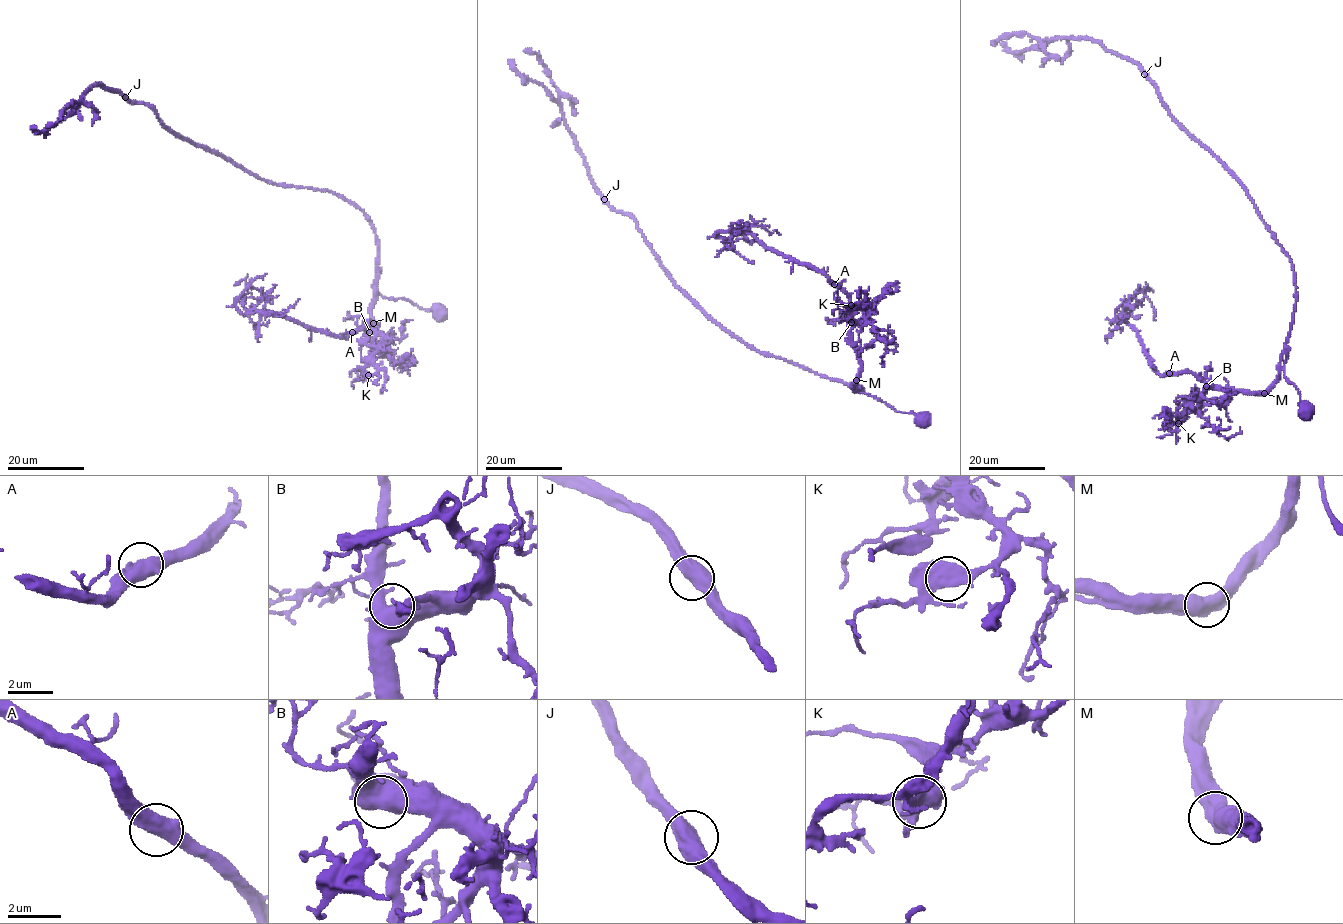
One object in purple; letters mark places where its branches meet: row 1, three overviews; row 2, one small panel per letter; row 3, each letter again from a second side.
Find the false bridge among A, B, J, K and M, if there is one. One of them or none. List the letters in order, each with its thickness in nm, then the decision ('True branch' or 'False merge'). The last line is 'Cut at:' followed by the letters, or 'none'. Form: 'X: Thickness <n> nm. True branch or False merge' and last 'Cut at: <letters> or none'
A: Thickness 550 nm. True branch
B: Thickness 600 nm. True branch
J: Thickness 550 nm. True branch
K: Thickness 650 nm. True branch
M: Thickness 600 nm. True branch
Cut at: none

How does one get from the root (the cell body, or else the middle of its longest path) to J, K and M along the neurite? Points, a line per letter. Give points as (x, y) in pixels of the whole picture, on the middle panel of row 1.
J: (922, 420), (857, 392), (859, 386), (765, 356), (733, 337), (680, 290), (633, 219), (604, 199)
K: (922, 420), (853, 386), (860, 358), (851, 331), (858, 321), (854, 324), (845, 305), (851, 305)
M: (922, 420), (915, 414), (896, 411), (857, 392), (862, 388), (854, 387), (856, 380)

